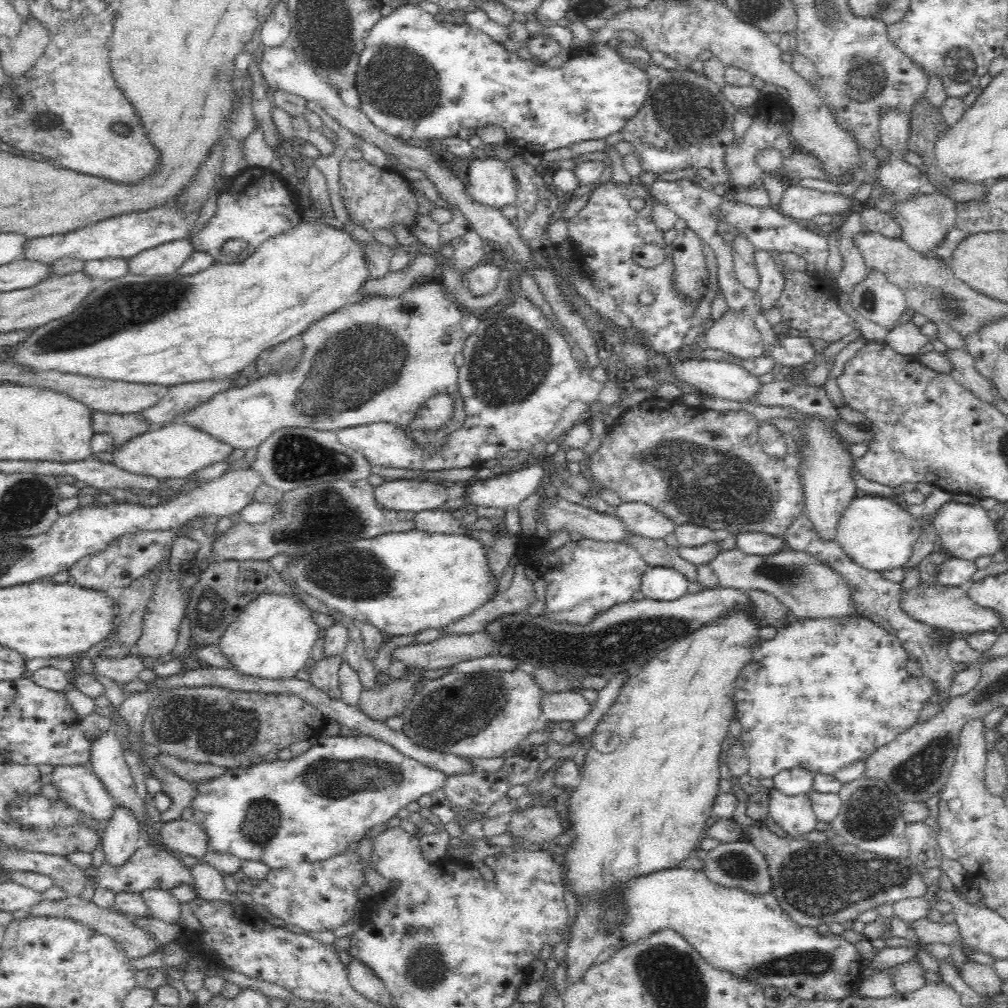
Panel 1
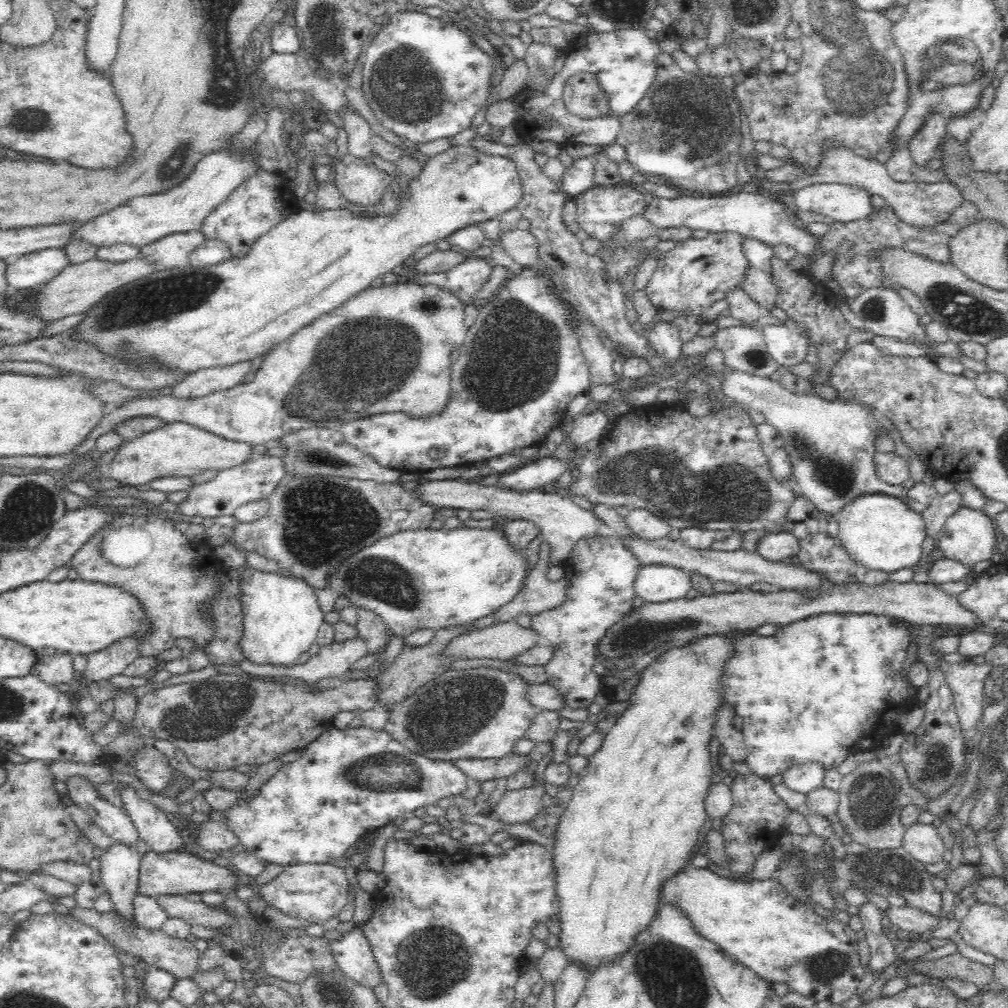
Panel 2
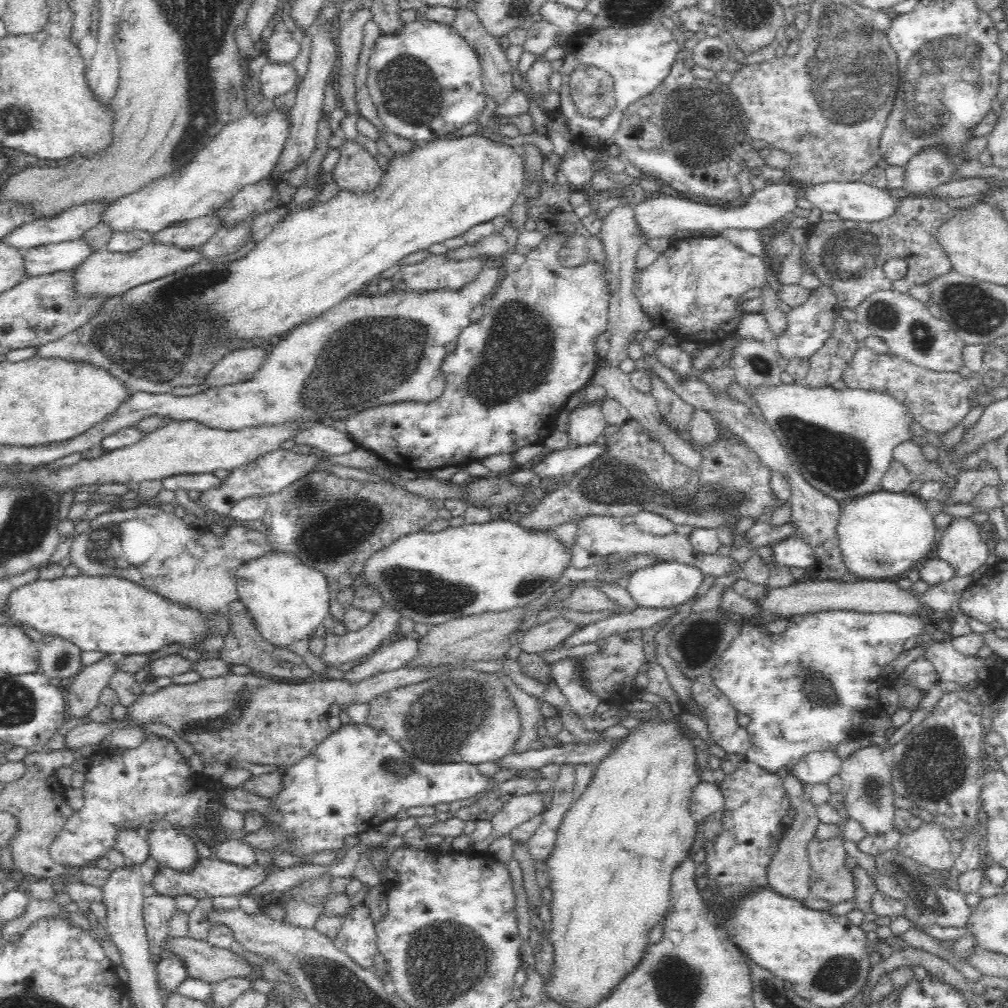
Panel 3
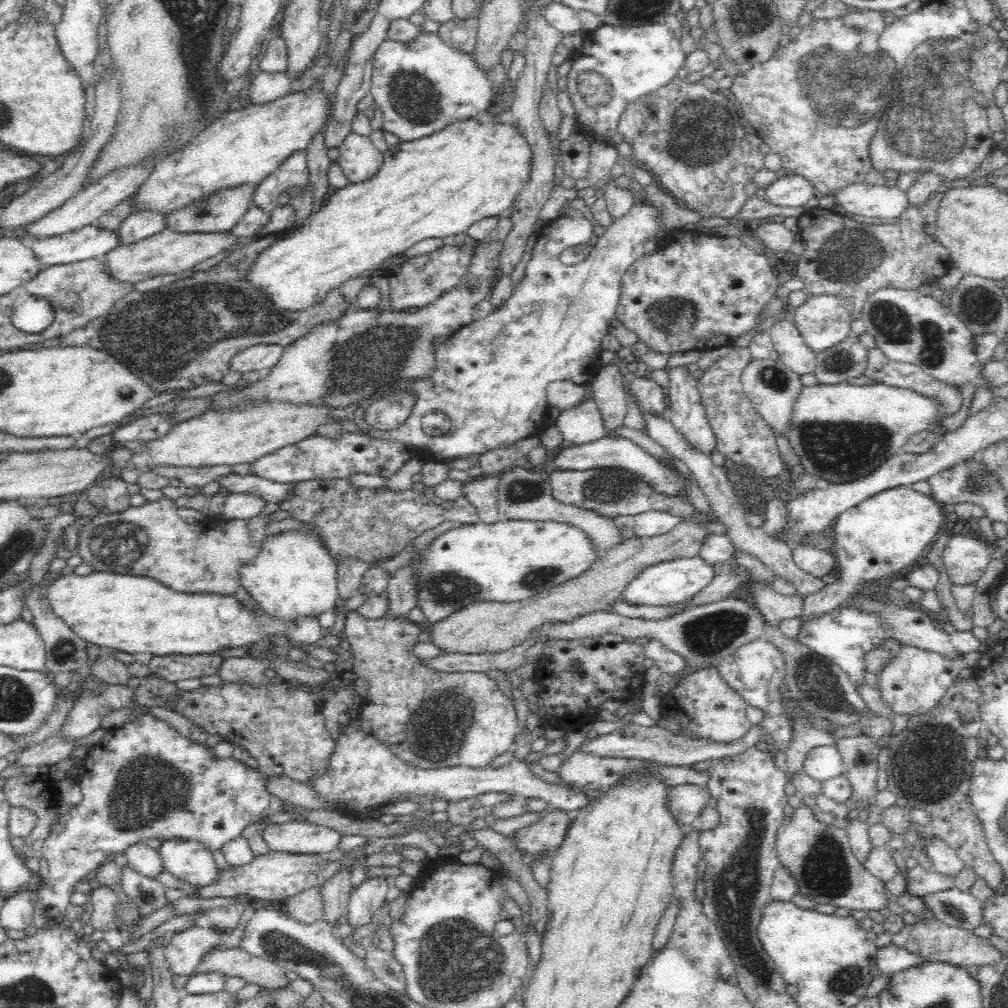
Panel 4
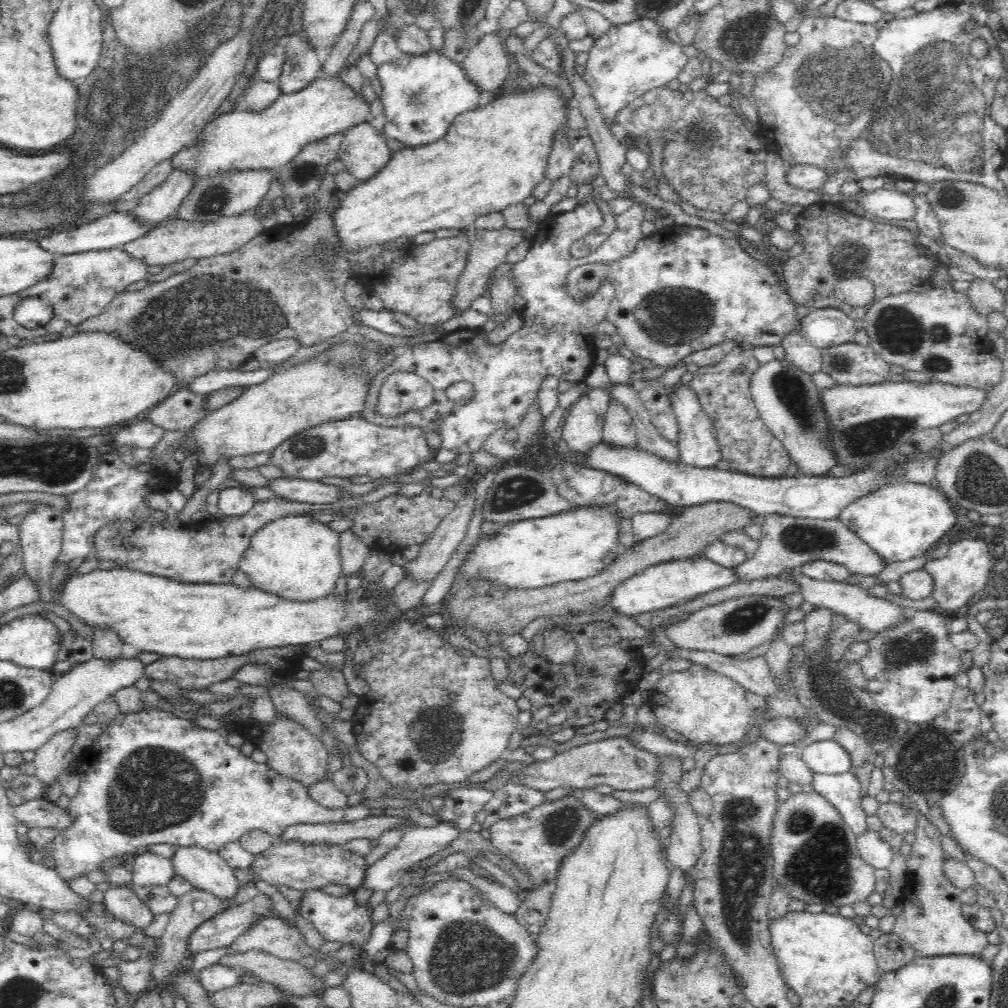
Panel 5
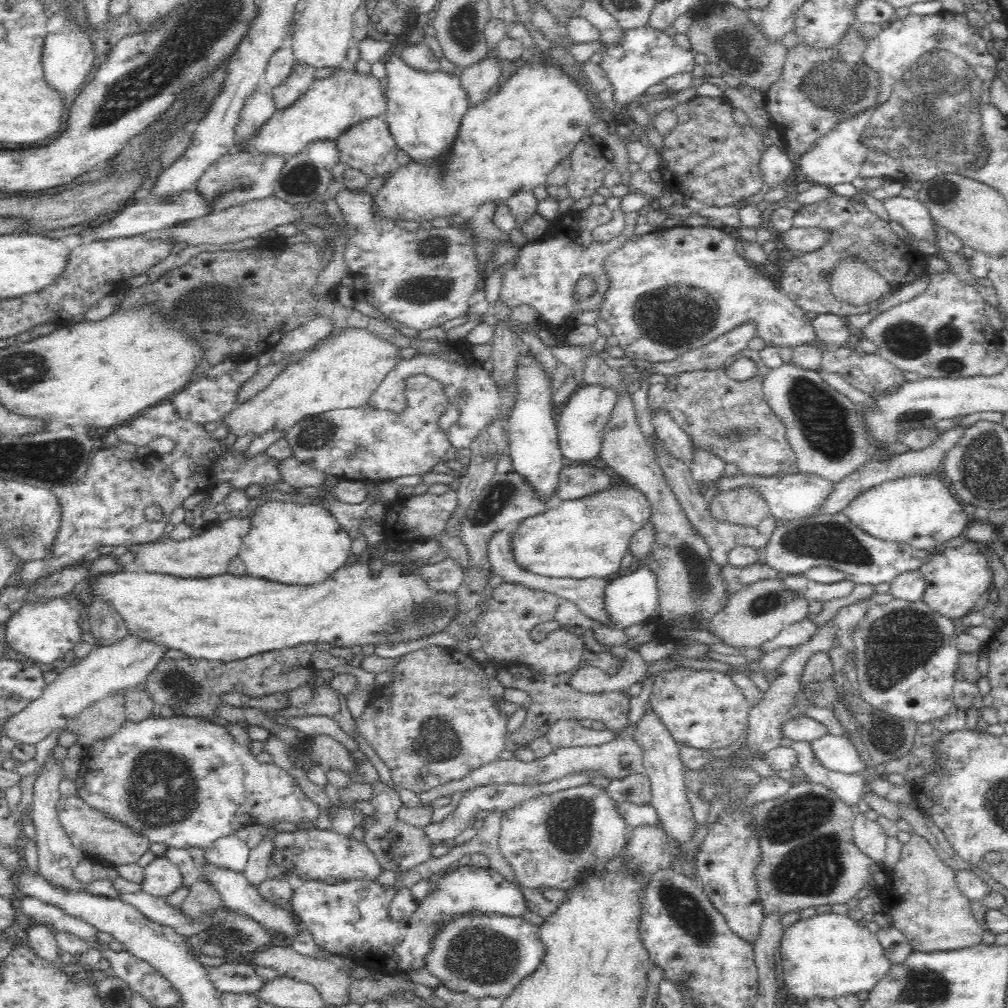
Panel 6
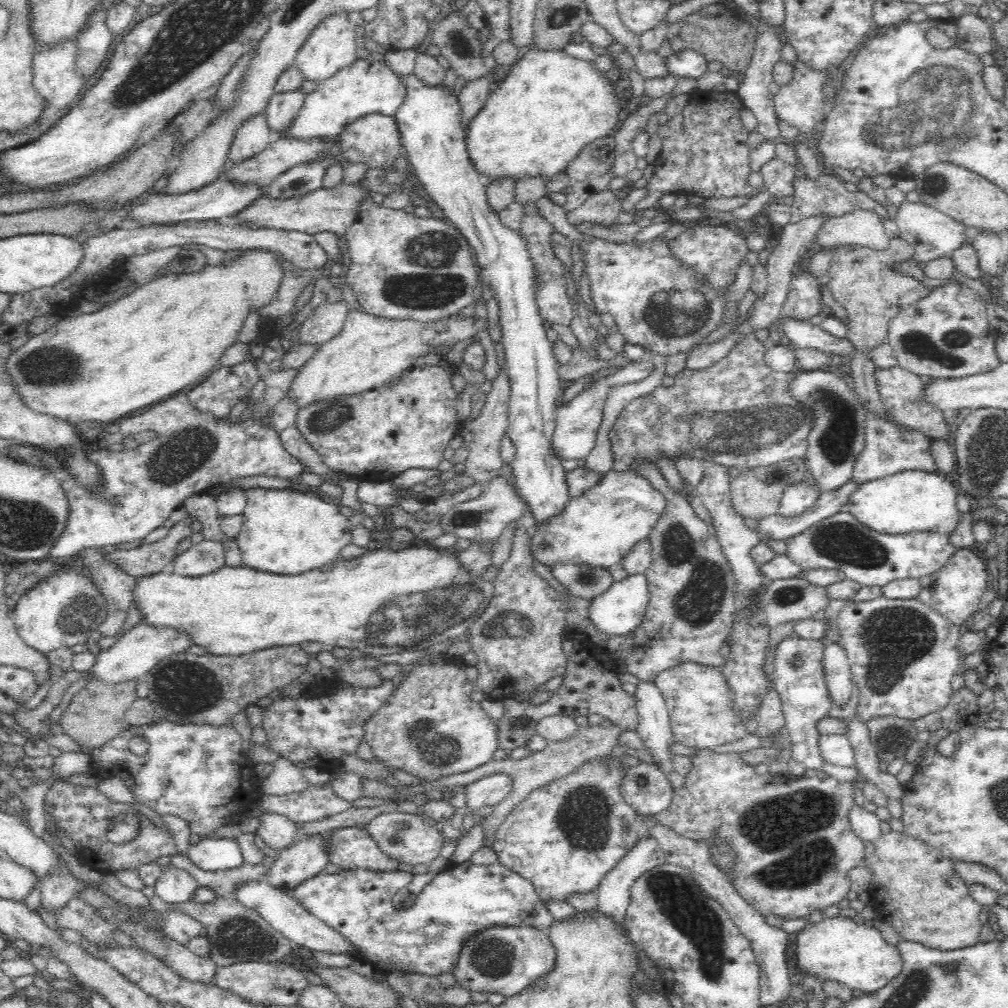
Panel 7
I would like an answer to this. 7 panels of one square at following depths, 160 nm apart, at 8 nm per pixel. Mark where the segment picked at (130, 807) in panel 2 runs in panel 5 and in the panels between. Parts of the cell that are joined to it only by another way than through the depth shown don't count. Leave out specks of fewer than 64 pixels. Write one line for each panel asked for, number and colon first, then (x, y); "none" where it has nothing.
3: (172, 848)
4: (189, 861)
5: (206, 870)

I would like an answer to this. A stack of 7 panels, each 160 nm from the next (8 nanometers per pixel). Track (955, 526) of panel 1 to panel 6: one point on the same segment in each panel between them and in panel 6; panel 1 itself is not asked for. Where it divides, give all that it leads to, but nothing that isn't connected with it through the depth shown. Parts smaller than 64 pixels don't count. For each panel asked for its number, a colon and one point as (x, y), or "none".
2: (967, 536)
3: (964, 545)
4: (965, 558)
5: (963, 571)
6: (955, 579)

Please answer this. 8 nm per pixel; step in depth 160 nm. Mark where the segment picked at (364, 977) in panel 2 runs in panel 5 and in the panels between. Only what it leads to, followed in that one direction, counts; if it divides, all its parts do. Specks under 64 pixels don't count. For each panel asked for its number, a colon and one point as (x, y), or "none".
3: (357, 937)
4: (364, 899)
5: (417, 843)

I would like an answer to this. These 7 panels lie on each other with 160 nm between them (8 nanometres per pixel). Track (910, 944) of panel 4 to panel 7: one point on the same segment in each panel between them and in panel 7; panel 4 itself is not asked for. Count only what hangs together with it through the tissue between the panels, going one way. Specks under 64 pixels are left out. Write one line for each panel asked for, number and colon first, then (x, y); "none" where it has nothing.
5: (931, 920)
6: (921, 896)
7: (913, 887)

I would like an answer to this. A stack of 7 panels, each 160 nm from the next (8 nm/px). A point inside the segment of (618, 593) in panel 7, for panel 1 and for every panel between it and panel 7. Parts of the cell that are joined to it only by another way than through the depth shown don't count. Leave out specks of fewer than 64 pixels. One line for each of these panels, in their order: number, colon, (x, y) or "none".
1: (662, 583)
2: (654, 584)
3: (664, 584)
4: (673, 581)
5: (660, 586)
6: (630, 597)

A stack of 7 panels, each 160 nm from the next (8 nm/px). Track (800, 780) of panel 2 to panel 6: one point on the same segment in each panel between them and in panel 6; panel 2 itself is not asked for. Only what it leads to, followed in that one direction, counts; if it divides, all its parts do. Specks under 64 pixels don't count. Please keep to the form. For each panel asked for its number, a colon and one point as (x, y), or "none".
3: (818, 767)
4: (823, 762)
5: (825, 756)
6: (836, 753)

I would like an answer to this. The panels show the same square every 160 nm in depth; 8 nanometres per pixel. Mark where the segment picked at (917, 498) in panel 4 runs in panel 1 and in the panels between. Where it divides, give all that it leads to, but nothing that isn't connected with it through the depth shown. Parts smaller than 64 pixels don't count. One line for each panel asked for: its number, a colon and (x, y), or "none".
1: (879, 533)
2: (879, 532)
3: (882, 535)

